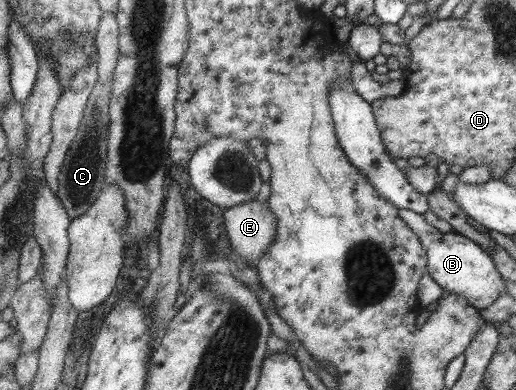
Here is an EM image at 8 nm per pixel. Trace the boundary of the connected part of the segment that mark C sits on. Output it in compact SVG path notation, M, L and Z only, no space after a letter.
M111 80L105 85L96 83L87 98L78 122L74 138L71 140L64 162L58 174L58 199L64 207L70 221L82 216L88 207L94 204L98 193L104 185L104 169L106 169L106 151L108 136L108 105L111 91Z

